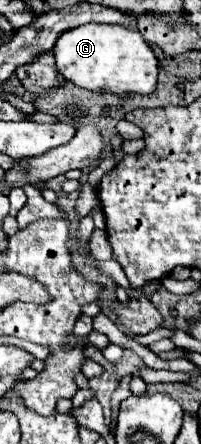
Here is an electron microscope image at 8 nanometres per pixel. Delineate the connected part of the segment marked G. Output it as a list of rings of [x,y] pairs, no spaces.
[[[85,24],[73,30],[67,30],[61,34],[53,48],[57,72],[73,82],[75,86],[81,86],[85,90],[103,90],[111,94],[151,94],[157,86],[157,72],[159,62],[149,48],[149,44],[143,40],[139,30],[127,28],[127,26],[111,26],[111,24]]]

